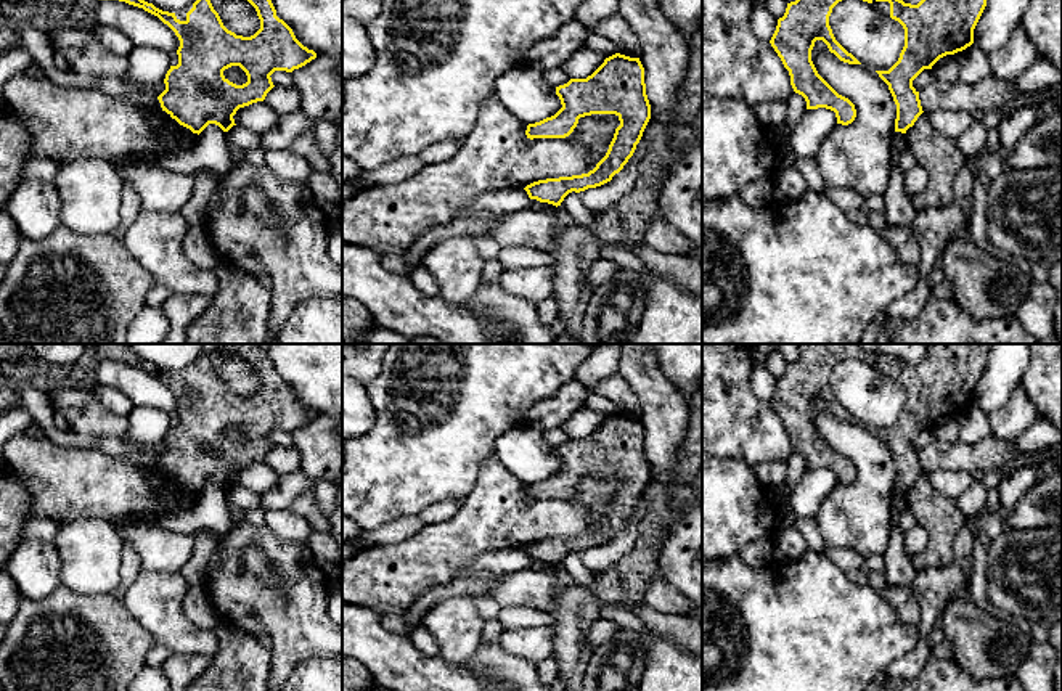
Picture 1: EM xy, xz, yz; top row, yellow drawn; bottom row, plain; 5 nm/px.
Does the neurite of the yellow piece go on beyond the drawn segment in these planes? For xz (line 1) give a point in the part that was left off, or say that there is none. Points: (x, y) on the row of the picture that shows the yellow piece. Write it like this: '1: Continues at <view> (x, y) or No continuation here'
1: No continuation here

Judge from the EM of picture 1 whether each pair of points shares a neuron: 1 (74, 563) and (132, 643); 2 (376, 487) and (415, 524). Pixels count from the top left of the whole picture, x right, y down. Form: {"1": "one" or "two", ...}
{"1": "two", "2": "two"}

